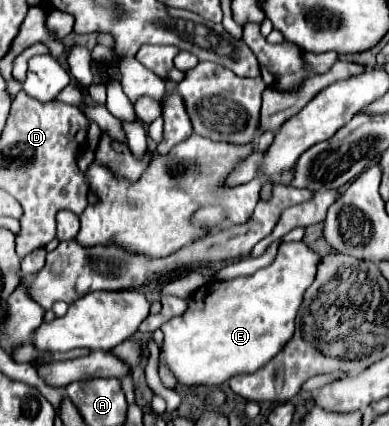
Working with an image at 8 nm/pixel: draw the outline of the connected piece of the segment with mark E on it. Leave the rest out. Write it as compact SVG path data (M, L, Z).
M283 242L279 252L267 268L251 276L237 276L231 280L213 280L201 286L187 298L187 310L161 326L163 342L159 348L159 368L167 366L181 386L221 386L237 374L253 374L269 362L293 336L293 322L303 300L303 292L315 280L321 256L305 242Z

